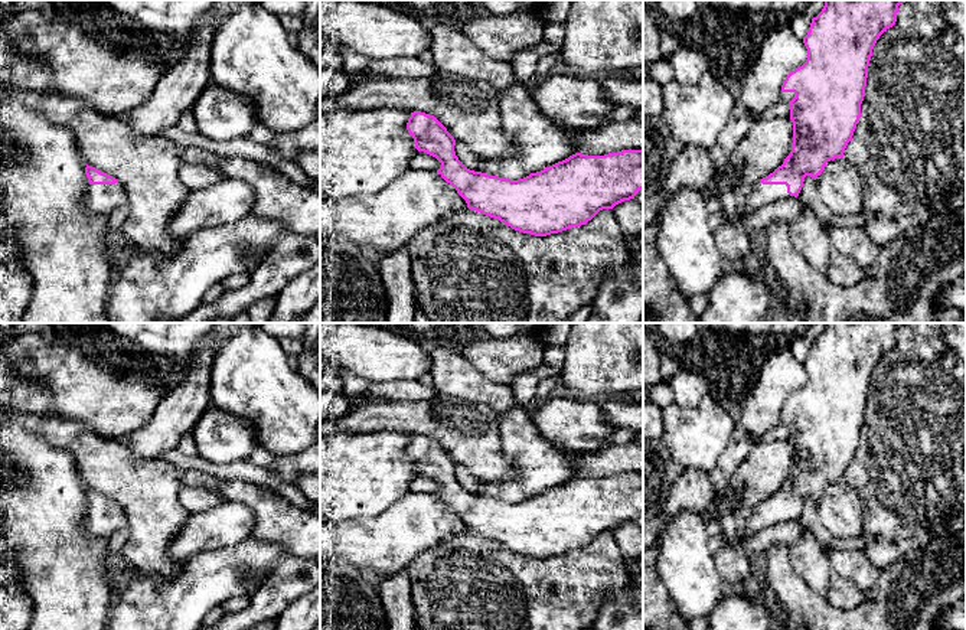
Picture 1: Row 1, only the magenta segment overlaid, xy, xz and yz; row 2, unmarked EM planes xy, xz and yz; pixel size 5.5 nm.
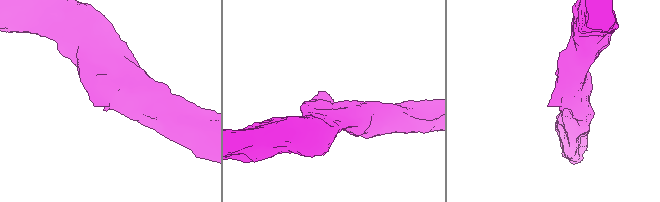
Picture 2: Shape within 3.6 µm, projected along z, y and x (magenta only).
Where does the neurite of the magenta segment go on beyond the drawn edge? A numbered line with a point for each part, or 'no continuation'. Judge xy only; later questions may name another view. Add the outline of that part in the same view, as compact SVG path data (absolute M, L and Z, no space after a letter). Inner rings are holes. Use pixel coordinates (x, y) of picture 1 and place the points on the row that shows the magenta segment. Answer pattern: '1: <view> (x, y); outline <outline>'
1: xy (100, 198); outline M85 177L87 205L94 213L110 215L115 208L128 203L128 196L121 183L91 185Z

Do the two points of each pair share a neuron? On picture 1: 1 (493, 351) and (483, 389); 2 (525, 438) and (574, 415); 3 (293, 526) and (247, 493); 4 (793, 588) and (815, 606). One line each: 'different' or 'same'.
1: different
2: different
3: same
4: same

